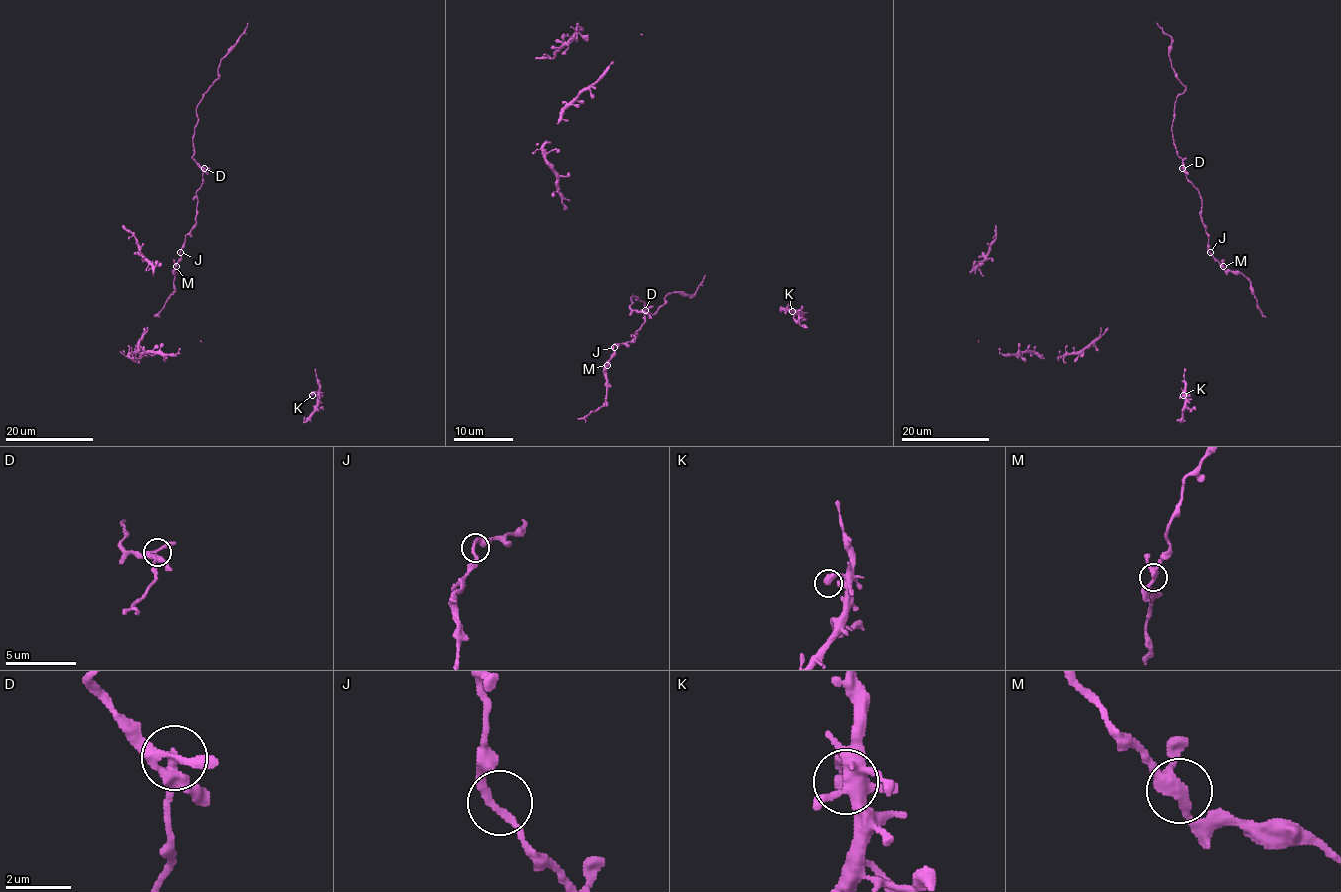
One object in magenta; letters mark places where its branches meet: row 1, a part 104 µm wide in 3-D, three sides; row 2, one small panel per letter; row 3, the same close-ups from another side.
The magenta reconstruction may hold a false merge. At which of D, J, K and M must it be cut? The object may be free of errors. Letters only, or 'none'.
none

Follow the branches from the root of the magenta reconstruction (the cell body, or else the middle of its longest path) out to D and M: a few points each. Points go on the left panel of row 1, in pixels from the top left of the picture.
D: (179, 253), (185, 236), (196, 222), (196, 191), (202, 183), (204, 168)
M: (179, 253), (180, 260), (176, 266)

